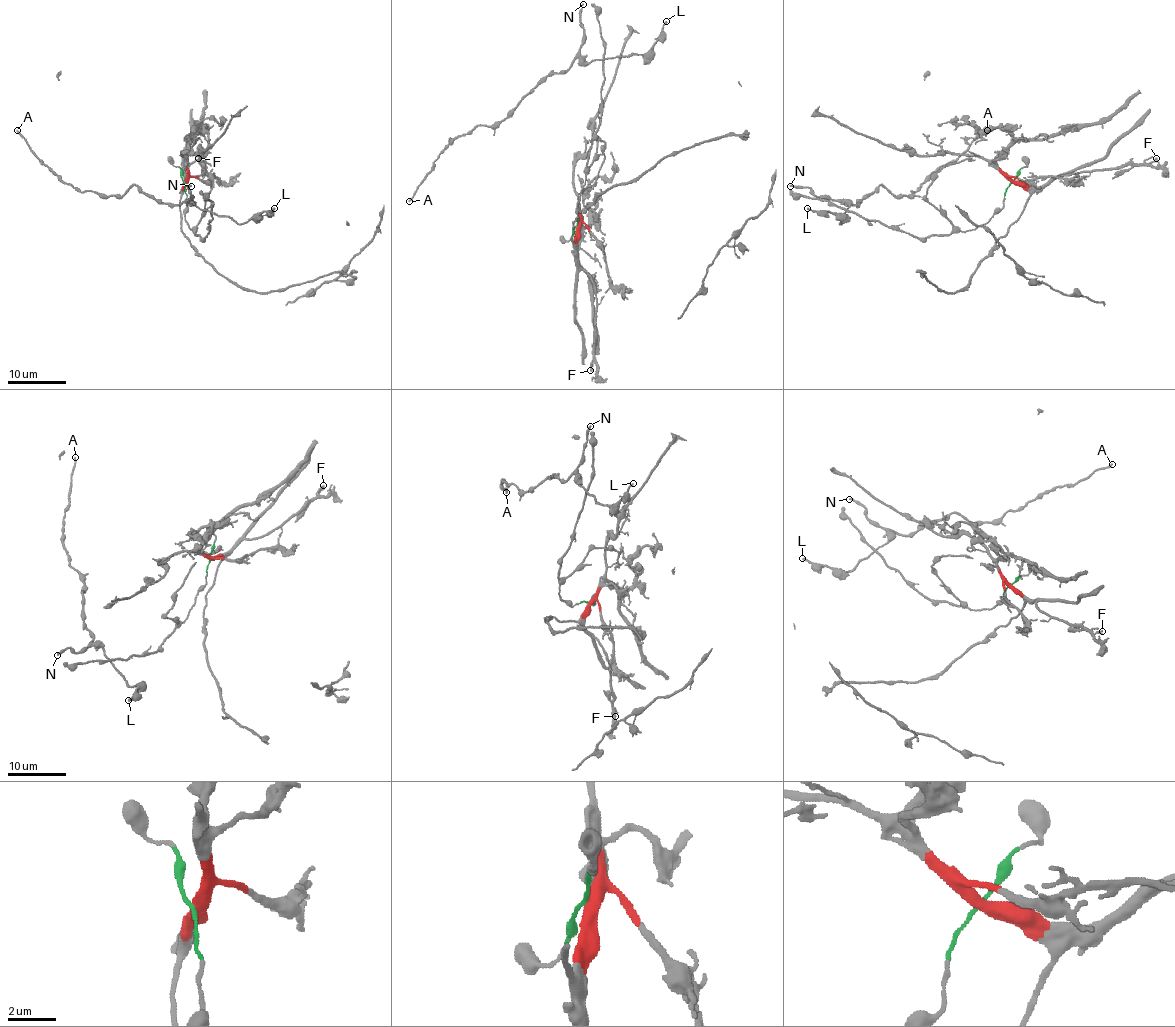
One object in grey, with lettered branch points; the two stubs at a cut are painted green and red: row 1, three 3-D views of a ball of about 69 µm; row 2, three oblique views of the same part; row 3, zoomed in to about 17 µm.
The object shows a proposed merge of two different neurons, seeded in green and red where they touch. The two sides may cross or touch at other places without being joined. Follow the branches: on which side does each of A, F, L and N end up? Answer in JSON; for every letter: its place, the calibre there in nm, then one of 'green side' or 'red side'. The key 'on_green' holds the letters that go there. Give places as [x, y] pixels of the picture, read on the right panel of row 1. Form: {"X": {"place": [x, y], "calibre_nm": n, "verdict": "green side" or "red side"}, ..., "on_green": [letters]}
{"A": {"place": [987, 130], "calibre_nm": 200, "verdict": "green side"}, "F": {"place": [1156, 158], "calibre_nm": 200, "verdict": "red side"}, "L": {"place": [807, 208], "calibre_nm": 240, "verdict": "green side"}, "N": {"place": [790, 186], "calibre_nm": 200, "verdict": "green side"}, "on_green": ["A", "L", "N"]}

